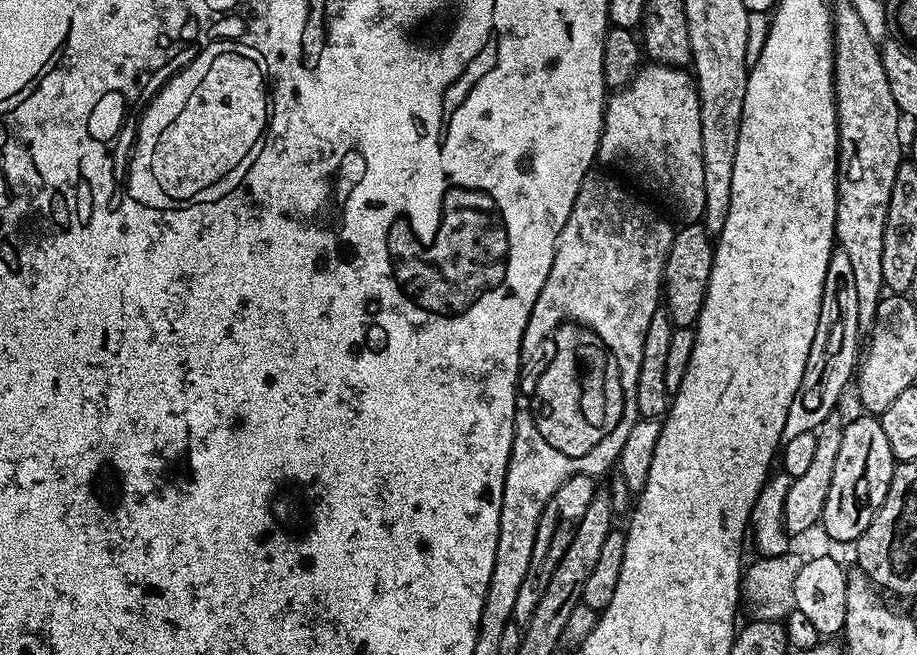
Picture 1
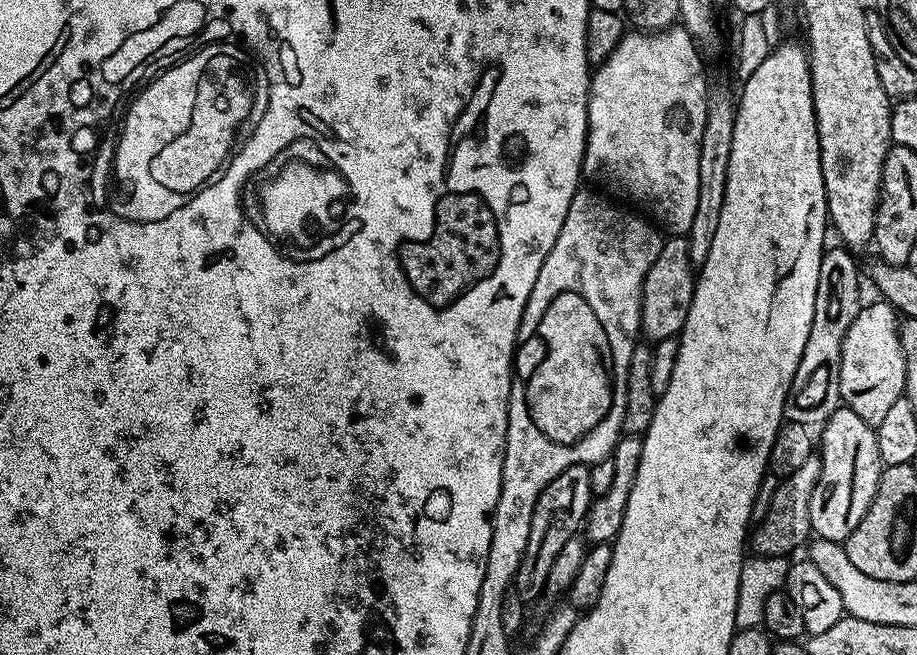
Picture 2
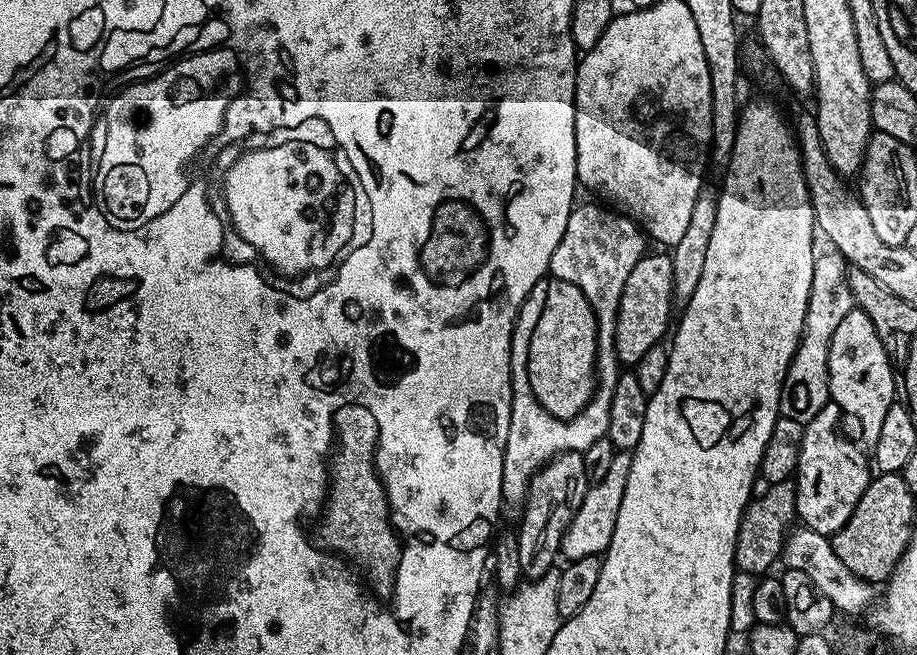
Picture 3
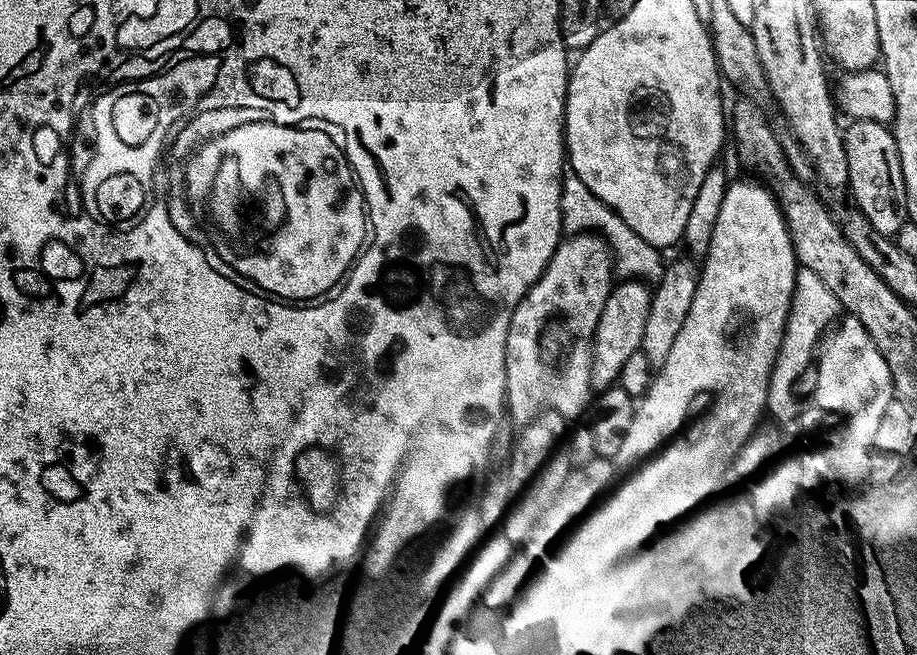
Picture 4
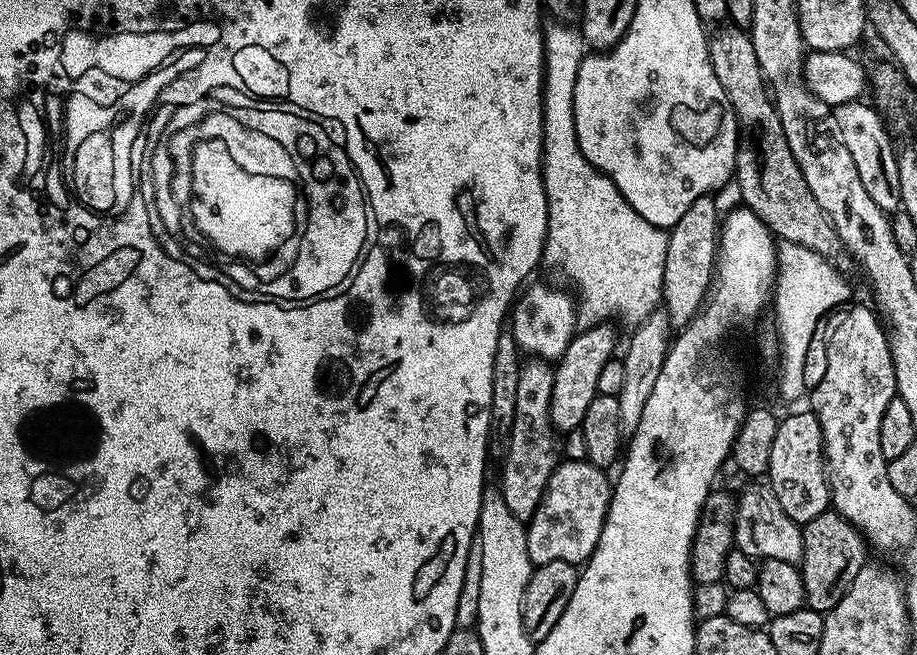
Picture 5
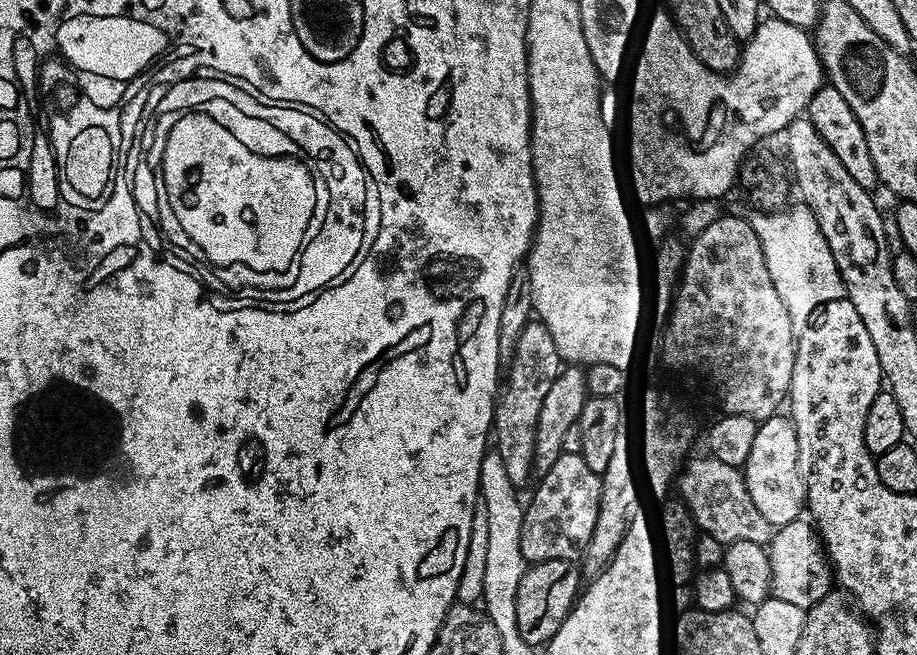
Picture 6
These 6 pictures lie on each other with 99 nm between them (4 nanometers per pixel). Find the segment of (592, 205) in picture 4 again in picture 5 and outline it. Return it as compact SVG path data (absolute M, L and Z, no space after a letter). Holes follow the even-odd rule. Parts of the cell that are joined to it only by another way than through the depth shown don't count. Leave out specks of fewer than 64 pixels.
M549 23L544 29L544 159L542 161L542 171L544 173L544 189L546 190L546 206L548 207L548 229L546 230L546 238L544 239L544 255L542 257L543 267L557 268L570 283L576 284L575 295L578 297L578 316L585 321L585 325L602 324L611 321L611 316L617 316L622 323L627 326L635 326L640 324L646 317L657 311L658 305L661 303L664 295L664 271L666 270L666 246L668 245L668 232L658 226L650 226L650 222L646 222L646 218L642 218L642 214L638 214L638 210L634 210L634 206L630 206L630 202L626 202L626 198L622 198L622 194L618 190L618 186L614 186L614 182L610 177L599 172L594 166L590 166L590 162L586 162L586 158L580 153L578 146L578 138L574 130L574 82L578 82L578 70L582 66L586 55L586 45L583 35L573 25Z

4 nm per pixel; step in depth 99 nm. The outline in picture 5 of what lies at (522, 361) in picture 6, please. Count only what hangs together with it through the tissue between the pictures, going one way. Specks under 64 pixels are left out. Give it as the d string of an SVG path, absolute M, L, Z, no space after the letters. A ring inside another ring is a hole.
M528 358L521 363L518 378L518 403L514 406L514 426L510 434L510 446L499 465L498 489L506 507L514 518L527 522L538 510L538 502L544 496L546 486L554 474L562 453L556 449L558 433L550 418L550 394L554 386L554 368L543 358Z

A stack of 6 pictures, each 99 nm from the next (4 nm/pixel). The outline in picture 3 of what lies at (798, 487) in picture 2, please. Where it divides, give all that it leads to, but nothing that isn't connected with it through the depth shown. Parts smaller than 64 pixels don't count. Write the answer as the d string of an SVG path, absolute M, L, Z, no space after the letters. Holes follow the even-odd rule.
M793 479L769 485L764 491L764 494L753 497L745 508L735 542L737 569L753 576L769 573L772 564L781 559L787 536L797 519L796 485Z

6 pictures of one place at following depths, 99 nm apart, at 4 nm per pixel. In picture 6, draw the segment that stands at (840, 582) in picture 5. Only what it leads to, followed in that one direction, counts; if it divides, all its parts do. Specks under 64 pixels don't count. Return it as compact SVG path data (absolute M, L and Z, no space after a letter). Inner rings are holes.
M801 518L789 524L779 525L770 541L774 594L782 602L794 602L811 610L820 604L834 588L834 569L830 563L821 533L816 532Z

